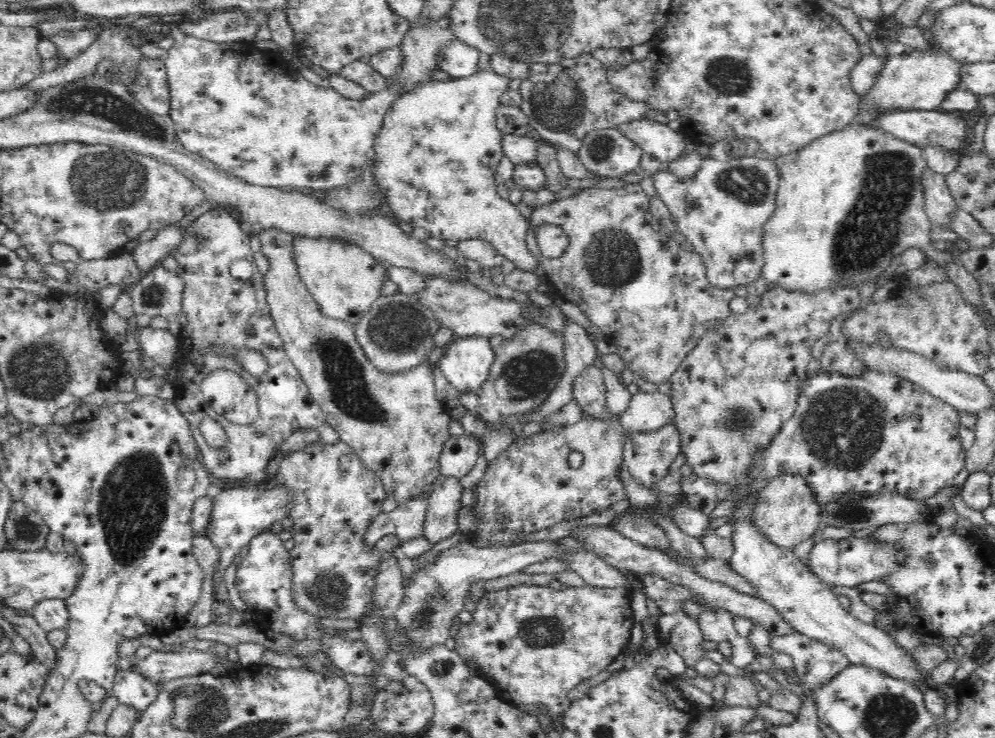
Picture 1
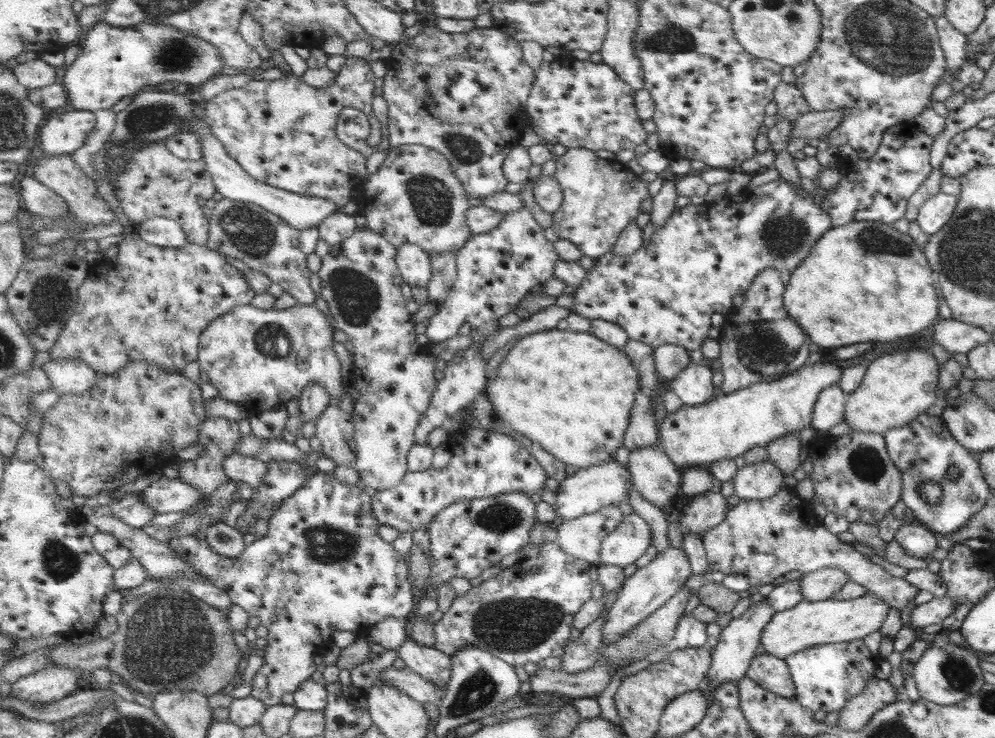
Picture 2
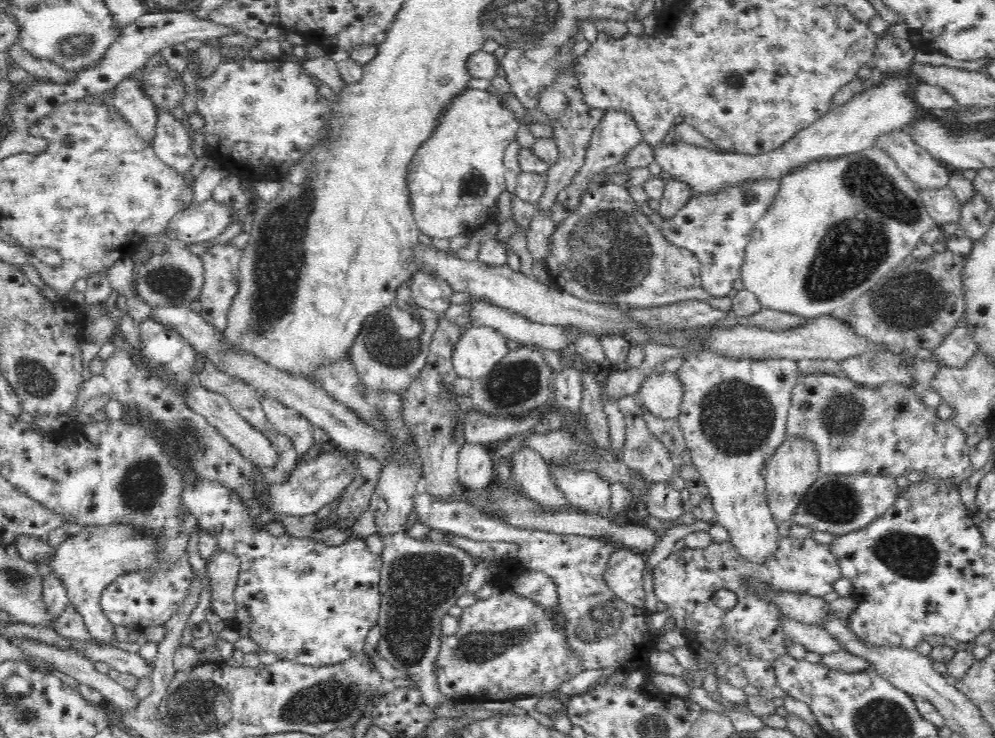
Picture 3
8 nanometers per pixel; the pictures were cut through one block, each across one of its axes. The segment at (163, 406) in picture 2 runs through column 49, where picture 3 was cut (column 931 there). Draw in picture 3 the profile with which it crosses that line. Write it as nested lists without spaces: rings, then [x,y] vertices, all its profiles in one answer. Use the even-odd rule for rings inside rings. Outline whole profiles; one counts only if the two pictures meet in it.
[[[820,371],[813,374],[798,372],[791,392],[786,434],[804,436],[806,440],[814,441],[820,455],[820,473],[824,475],[870,473],[895,478],[916,471],[934,474],[954,485],[960,485],[972,476],[972,472],[976,473],[972,460],[967,456],[969,446],[964,432],[954,428],[952,422],[940,419],[936,409],[926,409],[918,397],[918,387],[914,386],[904,387],[892,383],[872,388]]]

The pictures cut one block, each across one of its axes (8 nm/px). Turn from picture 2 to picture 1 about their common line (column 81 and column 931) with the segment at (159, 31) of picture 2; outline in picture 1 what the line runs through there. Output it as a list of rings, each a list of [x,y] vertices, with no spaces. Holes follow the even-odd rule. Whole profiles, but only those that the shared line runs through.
[[[941,49],[934,52],[908,50],[900,55],[892,54],[884,62],[870,92],[861,96],[859,112],[852,117],[851,125],[878,129],[882,116],[890,112],[937,111],[950,90],[961,87],[960,72],[961,64]]]

